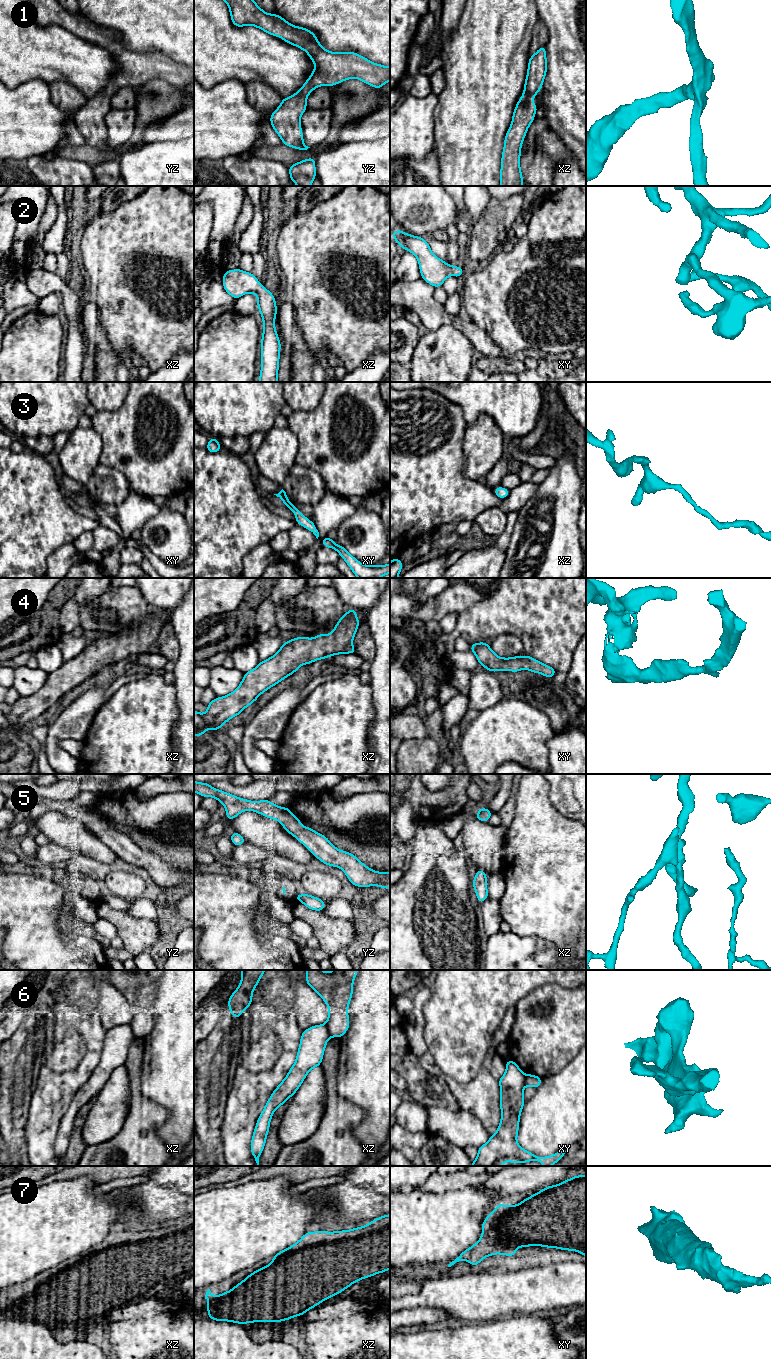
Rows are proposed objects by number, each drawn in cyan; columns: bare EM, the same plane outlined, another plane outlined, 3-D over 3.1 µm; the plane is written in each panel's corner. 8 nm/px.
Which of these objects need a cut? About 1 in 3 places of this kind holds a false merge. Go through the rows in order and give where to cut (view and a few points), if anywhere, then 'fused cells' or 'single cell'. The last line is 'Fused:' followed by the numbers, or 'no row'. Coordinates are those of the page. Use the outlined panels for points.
1: no cut | single cell
2: no cut | single cell
3: no cut | single cell
4: no cut | single cell
5: no cut | single cell
6: xz (324, 1024), (330, 1035) | fused cells
7: no cut | single cell
Fused: 6

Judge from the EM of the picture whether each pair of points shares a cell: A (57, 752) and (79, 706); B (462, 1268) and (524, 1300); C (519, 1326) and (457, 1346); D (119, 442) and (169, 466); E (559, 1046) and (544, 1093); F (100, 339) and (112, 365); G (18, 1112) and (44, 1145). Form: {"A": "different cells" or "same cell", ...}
{"A": "same cell", "B": "different cells", "C": "same cell", "D": "same cell", "E": "different cells", "F": "same cell", "G": "different cells"}

